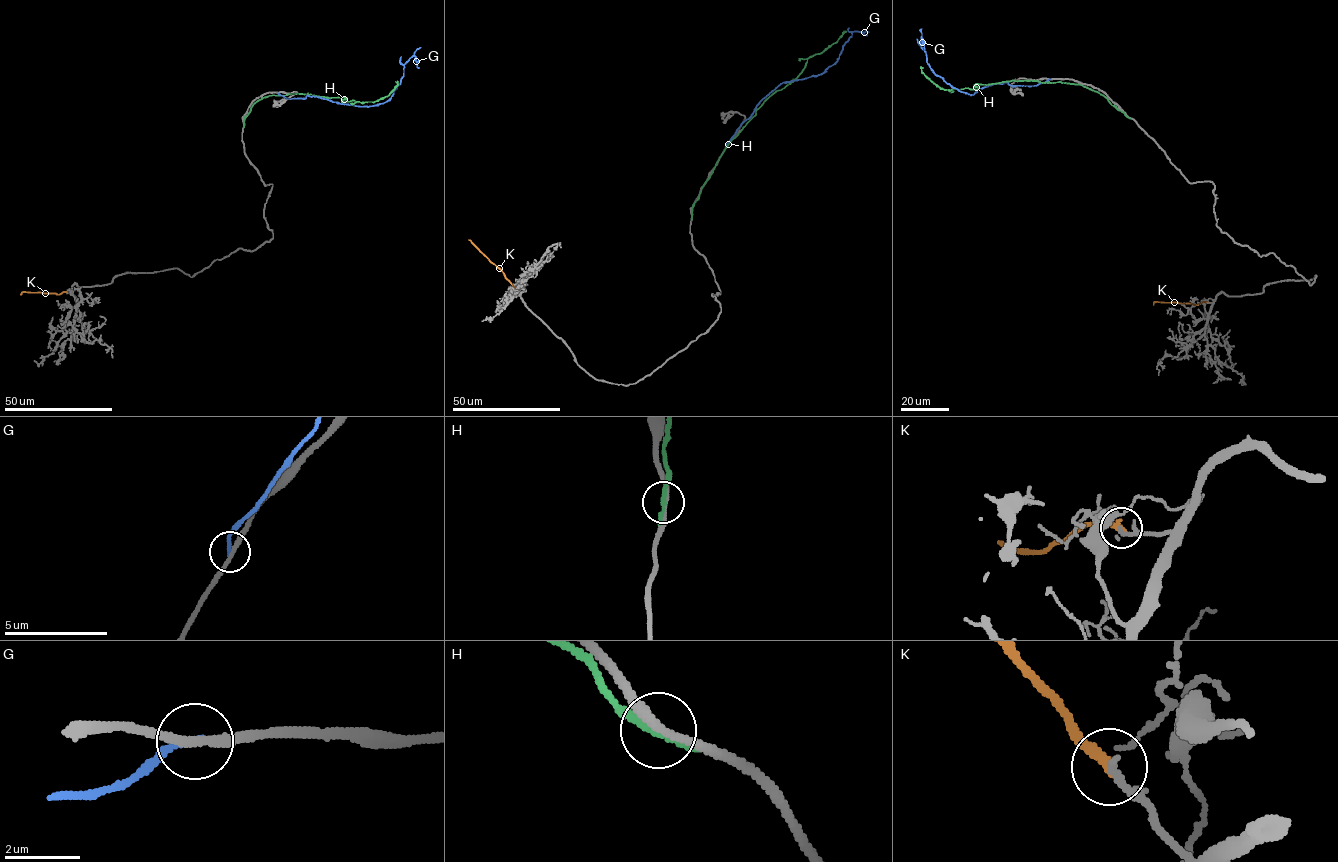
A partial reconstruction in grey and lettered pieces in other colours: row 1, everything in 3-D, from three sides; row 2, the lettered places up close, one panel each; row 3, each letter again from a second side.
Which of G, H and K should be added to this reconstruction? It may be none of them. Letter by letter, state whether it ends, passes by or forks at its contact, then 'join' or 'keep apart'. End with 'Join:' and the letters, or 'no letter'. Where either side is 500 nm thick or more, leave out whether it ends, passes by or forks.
G: it ends there; keep apart
H: it ends there; keep apart
K: it ends there; join
Join: K

